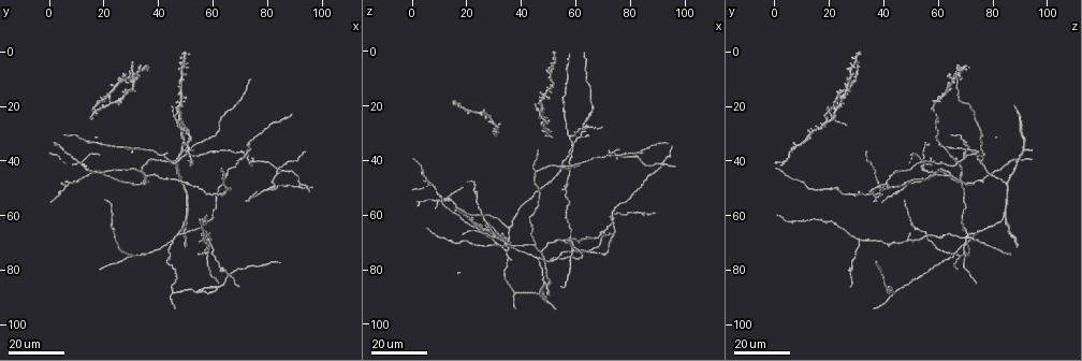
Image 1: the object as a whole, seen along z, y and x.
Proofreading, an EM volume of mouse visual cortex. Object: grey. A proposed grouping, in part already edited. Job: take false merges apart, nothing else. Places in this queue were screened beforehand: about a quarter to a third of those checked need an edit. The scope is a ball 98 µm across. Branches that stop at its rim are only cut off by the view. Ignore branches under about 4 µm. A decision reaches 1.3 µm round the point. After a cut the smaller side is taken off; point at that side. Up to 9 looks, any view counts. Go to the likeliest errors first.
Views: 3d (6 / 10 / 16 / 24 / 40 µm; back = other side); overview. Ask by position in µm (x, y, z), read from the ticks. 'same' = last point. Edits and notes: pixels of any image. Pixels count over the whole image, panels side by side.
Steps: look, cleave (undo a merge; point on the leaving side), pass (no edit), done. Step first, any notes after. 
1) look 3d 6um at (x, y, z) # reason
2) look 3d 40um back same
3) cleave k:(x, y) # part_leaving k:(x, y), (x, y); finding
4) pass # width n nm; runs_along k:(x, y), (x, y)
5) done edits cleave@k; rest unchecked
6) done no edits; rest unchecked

look 3d 24um at (36, 46, 65) # three-way junction

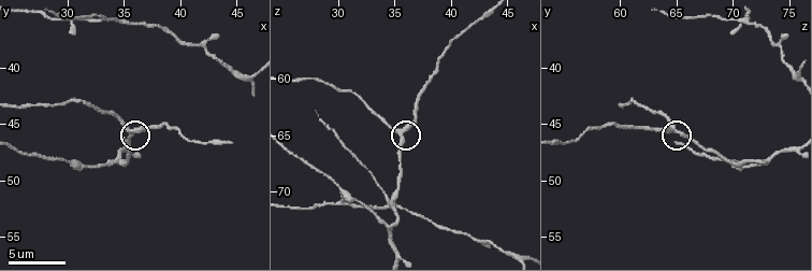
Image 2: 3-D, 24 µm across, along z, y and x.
look 3d 6um at (35.6, 45.8, 65.0)

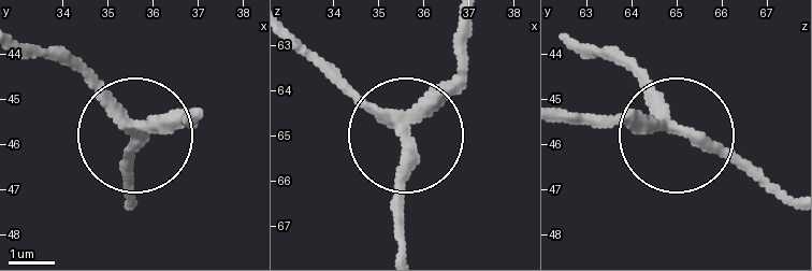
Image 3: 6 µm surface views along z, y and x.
pass # runs_along 3:(567, 113), (671, 125), (606, 47); all the same neuron

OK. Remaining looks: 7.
look 3d 10um at (34.8, 48.0, 73.2) # three arms meet

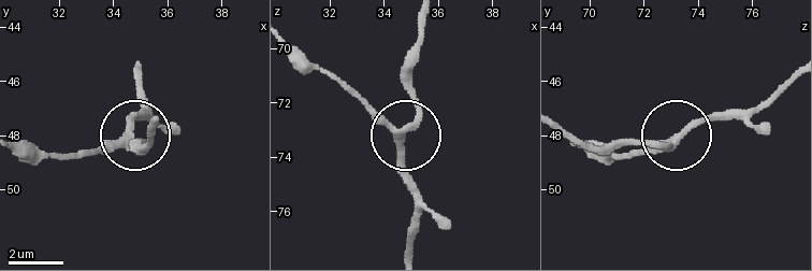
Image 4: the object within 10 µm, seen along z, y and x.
look 3d 10um back at (34.5, 47.9, 73.3)

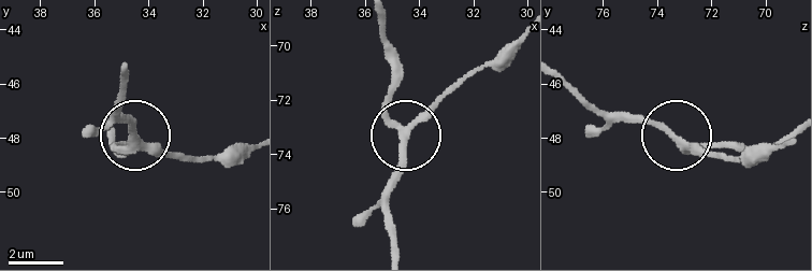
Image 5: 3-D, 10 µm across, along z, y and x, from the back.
pass # width 240 nm; one neuron here

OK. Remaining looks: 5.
look 3d 24um at (49, 48, 85) # three-way junction

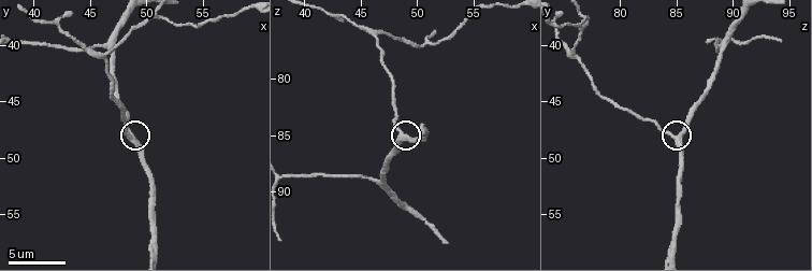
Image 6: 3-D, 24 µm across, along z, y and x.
look 3d 10um at (48.6, 48.4, 85.0) # zoom in

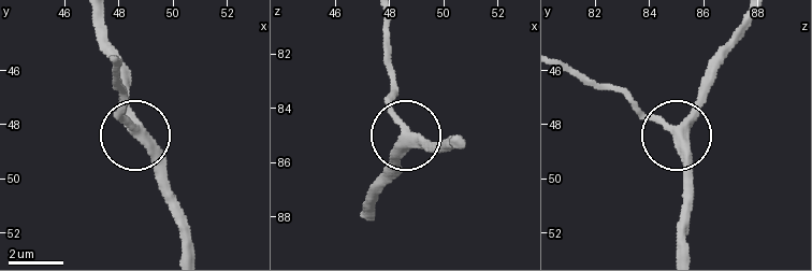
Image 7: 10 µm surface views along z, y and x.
pass # width 300 nm; all the same neuron

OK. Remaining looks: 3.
look 3d 16um at (50.8, 37.4, 76.8) # a fork

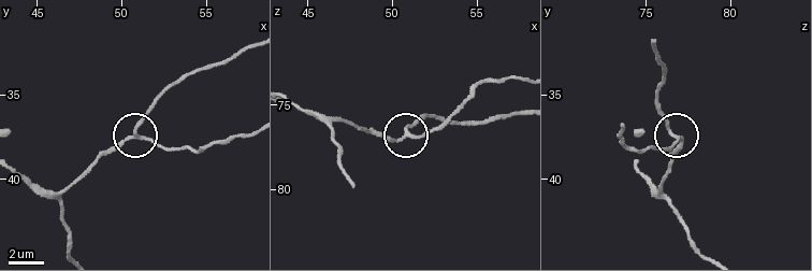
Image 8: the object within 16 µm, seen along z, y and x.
pass # side_arm 45 um; arms 3; one neuron here

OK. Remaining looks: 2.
look 3d 24um at (48, 66, 74) # two arms in line, one across

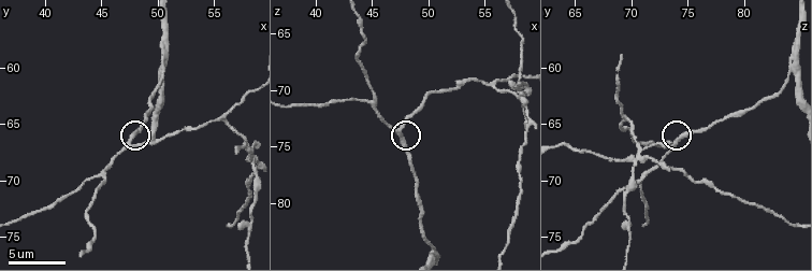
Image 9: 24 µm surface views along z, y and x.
look 3d 6um at (47.4, 67.0, 73.6)

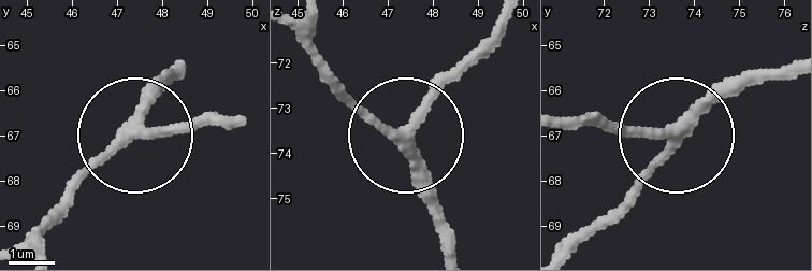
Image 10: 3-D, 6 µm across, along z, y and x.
pass # arms 3; continuous, no second neuron

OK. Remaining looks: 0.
done no edits; rest unchecked

